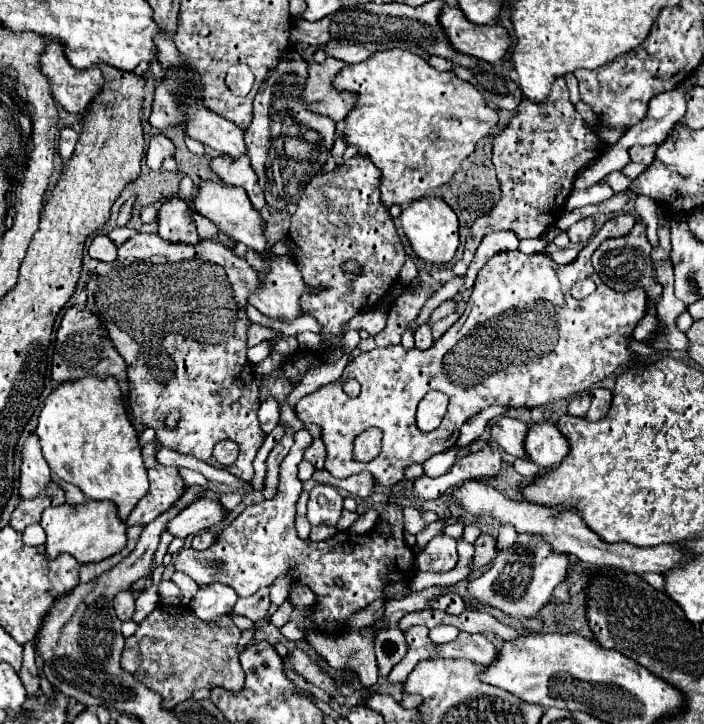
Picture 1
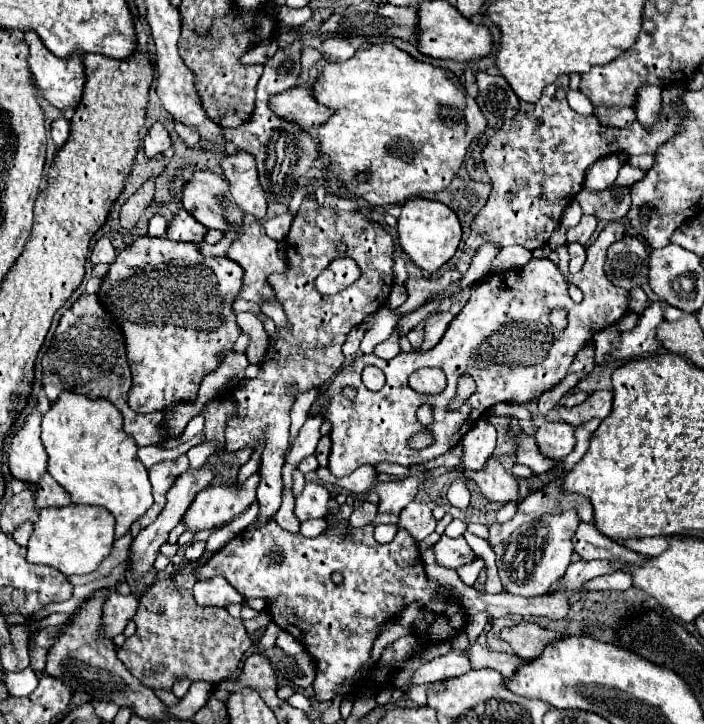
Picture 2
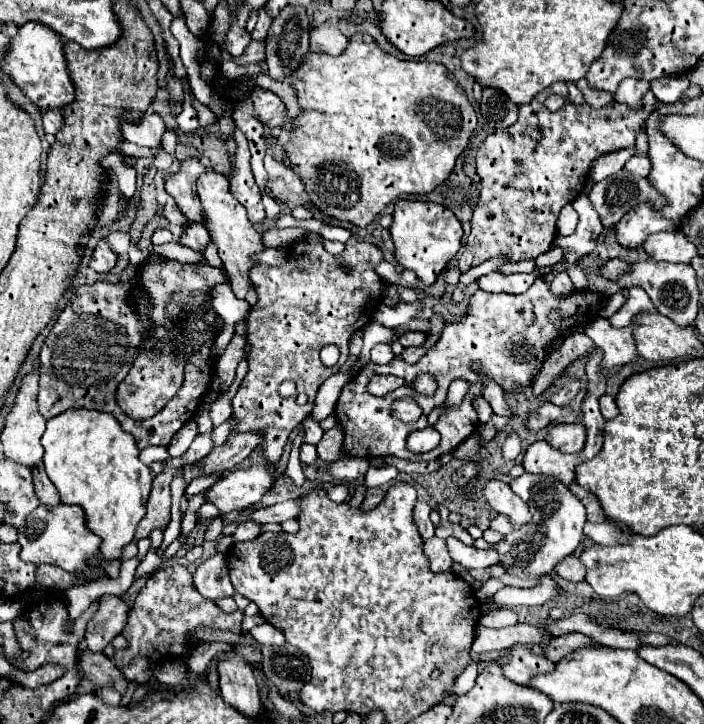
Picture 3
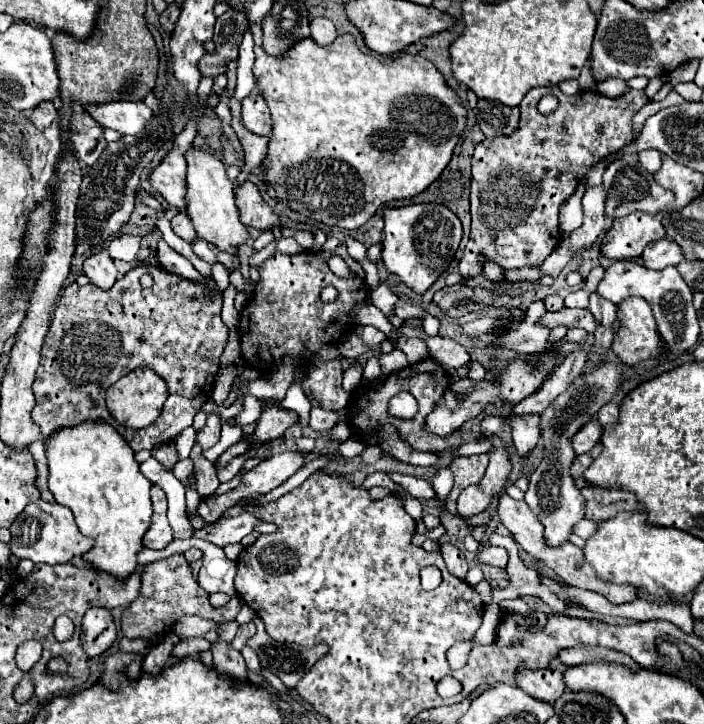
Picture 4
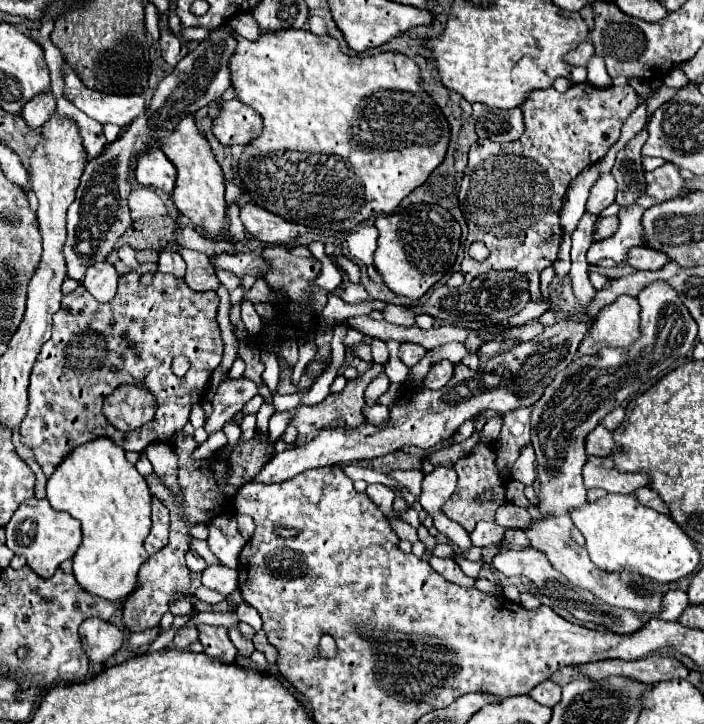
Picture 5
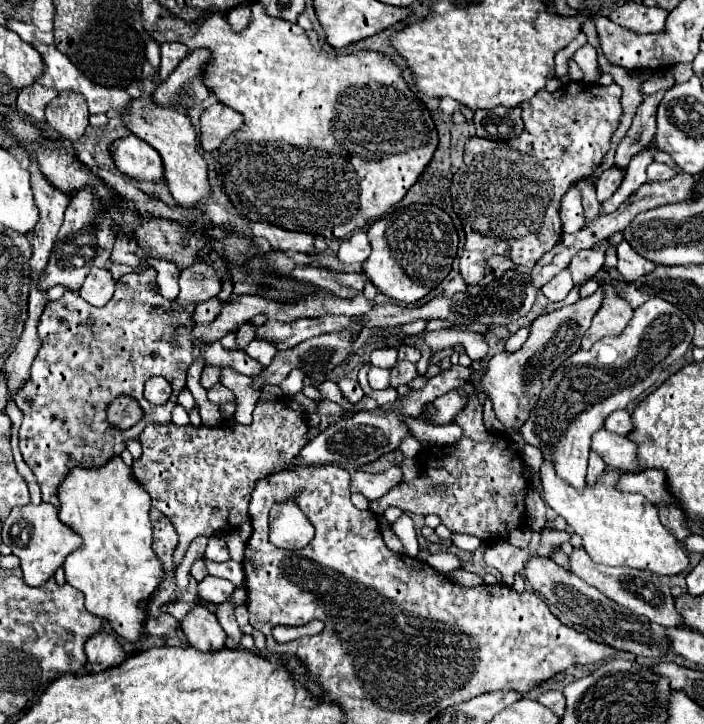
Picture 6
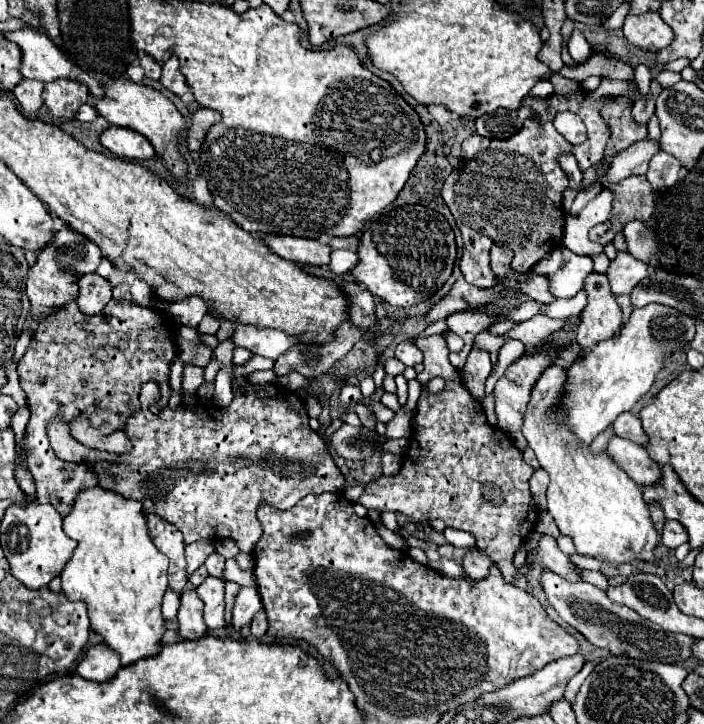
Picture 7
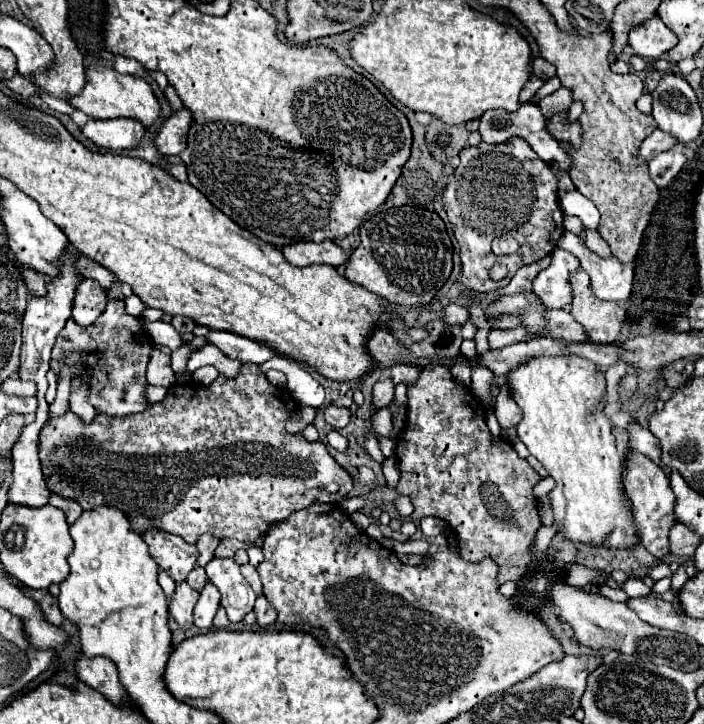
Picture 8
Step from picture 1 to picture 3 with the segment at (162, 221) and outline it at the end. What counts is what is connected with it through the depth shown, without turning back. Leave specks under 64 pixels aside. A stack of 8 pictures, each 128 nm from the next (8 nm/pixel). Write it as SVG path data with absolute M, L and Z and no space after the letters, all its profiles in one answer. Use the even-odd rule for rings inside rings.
M186 222L184 224L182 236L180 236L180 244L182 246L188 246L188 248L200 252L200 250L206 248L208 240L210 240L208 230L202 224L196 224L196 222Z

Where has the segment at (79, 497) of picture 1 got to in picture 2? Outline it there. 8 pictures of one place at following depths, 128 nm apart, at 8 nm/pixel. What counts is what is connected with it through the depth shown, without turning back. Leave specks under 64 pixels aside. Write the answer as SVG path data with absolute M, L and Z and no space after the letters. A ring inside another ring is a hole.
M46 474L38 486L38 496L36 496L36 506L38 508L44 508L44 506L68 506L72 504L68 492L64 492L64 488L60 488L60 484L50 476Z

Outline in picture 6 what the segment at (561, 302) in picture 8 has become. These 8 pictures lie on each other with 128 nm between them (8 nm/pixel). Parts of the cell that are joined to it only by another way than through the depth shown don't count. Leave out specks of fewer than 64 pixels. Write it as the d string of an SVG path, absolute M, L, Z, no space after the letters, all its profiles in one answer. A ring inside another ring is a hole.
M616 232L608 240L602 240L598 246L594 246L590 250L580 250L572 258L572 262L568 266L570 272L572 272L574 284L582 284L588 278L592 278L598 270L602 270L602 264L604 264L604 258L606 258L606 250L608 248L616 248L622 240L624 240L622 232Z

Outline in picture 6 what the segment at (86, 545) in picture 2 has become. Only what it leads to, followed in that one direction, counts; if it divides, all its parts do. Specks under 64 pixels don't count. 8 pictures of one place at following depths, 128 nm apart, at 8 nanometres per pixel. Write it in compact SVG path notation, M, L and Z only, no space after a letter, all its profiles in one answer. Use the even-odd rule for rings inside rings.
M42 502L38 506L16 506L10 516L2 524L2 542L12 548L12 554L20 558L20 568L24 570L24 580L30 586L44 584L54 572L64 564L66 556L80 548L82 540L80 534L72 532L64 522L58 518L58 508Z

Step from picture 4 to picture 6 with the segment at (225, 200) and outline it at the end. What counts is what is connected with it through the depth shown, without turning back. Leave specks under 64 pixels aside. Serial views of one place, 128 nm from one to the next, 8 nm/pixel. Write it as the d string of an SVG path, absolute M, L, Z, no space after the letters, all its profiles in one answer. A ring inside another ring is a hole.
M136 98L122 114L130 132L138 138L146 140L152 148L158 150L164 162L164 178L174 196L176 204L182 208L196 208L200 200L208 200L212 196L210 180L208 180L208 162L198 152L198 134L188 118L188 114L176 112L174 108L160 108L152 104L152 98Z

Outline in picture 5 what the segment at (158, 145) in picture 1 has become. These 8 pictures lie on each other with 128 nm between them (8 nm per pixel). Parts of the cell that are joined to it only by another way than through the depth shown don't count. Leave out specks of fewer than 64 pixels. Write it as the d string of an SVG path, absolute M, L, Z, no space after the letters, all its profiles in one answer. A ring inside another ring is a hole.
M64 64L62 70L64 70L64 80L66 80L66 90L64 90L66 98L72 100L74 106L78 106L82 112L98 120L100 124L116 124L124 128L146 112L144 98L114 96L114 94L100 96L100 92L88 90L68 64Z

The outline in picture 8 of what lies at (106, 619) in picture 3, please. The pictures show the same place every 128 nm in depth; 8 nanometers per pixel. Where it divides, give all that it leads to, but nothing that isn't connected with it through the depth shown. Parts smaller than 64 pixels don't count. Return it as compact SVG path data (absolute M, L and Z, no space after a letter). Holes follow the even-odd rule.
M82 654L76 660L76 674L78 674L78 680L102 692L108 700L118 704L124 698L124 688L118 680L116 664L112 664L108 658L102 658L102 656L88 658Z

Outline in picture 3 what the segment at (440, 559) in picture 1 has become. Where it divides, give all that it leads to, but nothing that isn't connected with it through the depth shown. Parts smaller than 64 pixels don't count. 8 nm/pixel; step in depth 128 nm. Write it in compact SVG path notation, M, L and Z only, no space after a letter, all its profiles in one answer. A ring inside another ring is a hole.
M446 538L446 546L448 546L448 552L450 552L450 558L466 570L488 568L490 564L498 562L496 550L478 550L474 546L466 546L458 538Z

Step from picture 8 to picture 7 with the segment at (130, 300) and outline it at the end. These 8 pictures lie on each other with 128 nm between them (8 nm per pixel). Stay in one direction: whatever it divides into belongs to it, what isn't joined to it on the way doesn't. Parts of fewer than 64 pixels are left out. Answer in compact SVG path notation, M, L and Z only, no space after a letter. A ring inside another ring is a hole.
M134 280L132 286L130 286L130 292L132 292L132 298L136 298L138 304L150 306L150 302L152 302L152 290L150 290L148 282L144 282L144 280Z

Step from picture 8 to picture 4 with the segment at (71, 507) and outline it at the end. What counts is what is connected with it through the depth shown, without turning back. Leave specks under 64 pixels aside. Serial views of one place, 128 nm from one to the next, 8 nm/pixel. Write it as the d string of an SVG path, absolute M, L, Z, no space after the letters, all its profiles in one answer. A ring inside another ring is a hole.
M132 268L110 290L96 288L96 284L70 284L54 310L54 320L42 346L42 362L38 366L36 380L32 386L36 396L32 420L40 426L42 436L48 438L58 428L76 426L86 418L104 418L108 424L116 428L116 432L120 432L128 440L134 452L144 448L152 450L158 444L172 442L184 428L192 426L192 418L212 396L214 380L220 370L218 358L228 340L228 326L222 322L220 310L222 300L208 300L204 284L186 280L178 274L170 274L162 268ZM142 274L152 276L152 288L142 288ZM138 366L152 366L160 376L164 376L164 380L170 386L170 396L162 414L158 416L156 424L150 424L146 430L132 430L116 424L114 416L108 412L106 406L106 390Z

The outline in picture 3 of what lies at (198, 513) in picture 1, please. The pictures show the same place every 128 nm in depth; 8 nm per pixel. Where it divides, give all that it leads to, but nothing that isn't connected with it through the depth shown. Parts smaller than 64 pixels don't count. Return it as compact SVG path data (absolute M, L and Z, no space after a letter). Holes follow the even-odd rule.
M254 466L248 470L232 470L220 482L208 488L206 502L214 504L220 516L230 512L242 512L270 490L274 484L274 476L266 466Z

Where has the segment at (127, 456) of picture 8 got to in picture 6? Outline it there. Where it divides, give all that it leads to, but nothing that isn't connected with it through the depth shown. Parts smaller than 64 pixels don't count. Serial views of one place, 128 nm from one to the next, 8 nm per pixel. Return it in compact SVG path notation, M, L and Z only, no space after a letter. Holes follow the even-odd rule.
M284 400L280 402L258 402L254 408L254 420L250 426L218 426L218 428L206 428L202 426L196 430L194 426L176 426L176 424L166 424L166 426L146 426L144 432L140 434L140 444L142 444L142 458L134 460L132 472L136 480L144 486L144 490L152 498L152 506L162 510L170 522L176 528L178 534L178 546L174 550L174 568L180 566L190 542L196 536L212 536L212 532L228 530L228 520L234 524L240 524L248 520L248 502L252 488L256 480L266 478L268 474L280 472L284 468L294 468L292 458L298 456L302 446L306 444L306 416L294 410L288 410L284 406ZM292 502L274 506L272 510L272 544L280 548L302 548L314 536L314 528L308 518Z

